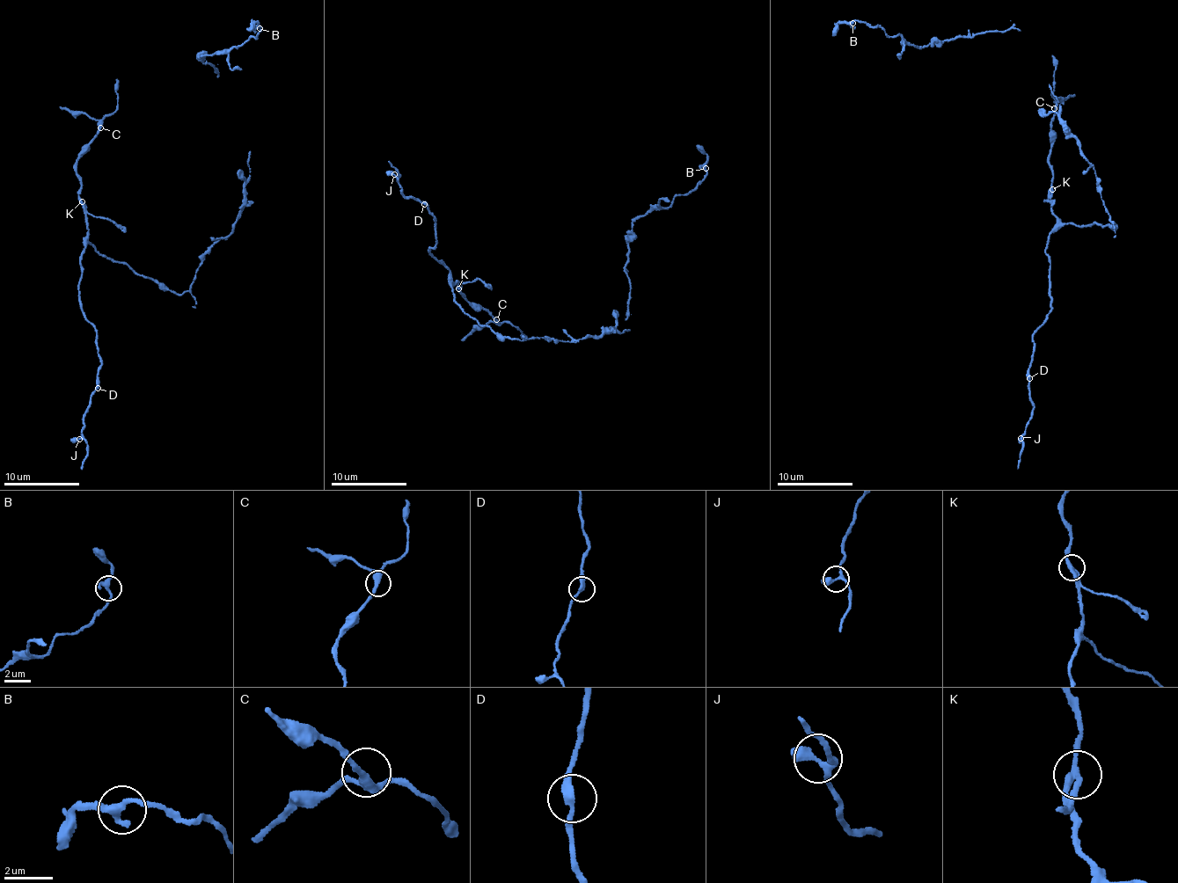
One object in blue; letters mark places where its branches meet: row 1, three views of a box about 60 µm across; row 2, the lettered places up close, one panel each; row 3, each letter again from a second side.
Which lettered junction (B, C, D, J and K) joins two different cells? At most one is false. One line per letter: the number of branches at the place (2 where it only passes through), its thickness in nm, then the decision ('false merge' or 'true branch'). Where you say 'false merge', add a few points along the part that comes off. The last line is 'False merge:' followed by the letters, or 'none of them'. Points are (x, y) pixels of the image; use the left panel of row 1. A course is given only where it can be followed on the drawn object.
B: 2 branches meet; 320 nm thick; true branch
C: 2 branches meet; 280 nm thick; true branch
D: 2 branches meet; 280 nm thick; true branch
J: 2 branches meet; 340 nm thick; true branch
K: 2 branches meet; 280 nm thick; false merge; foreign part runs (82, 201), (89, 214), (107, 217), (126, 231)
False merge: K

